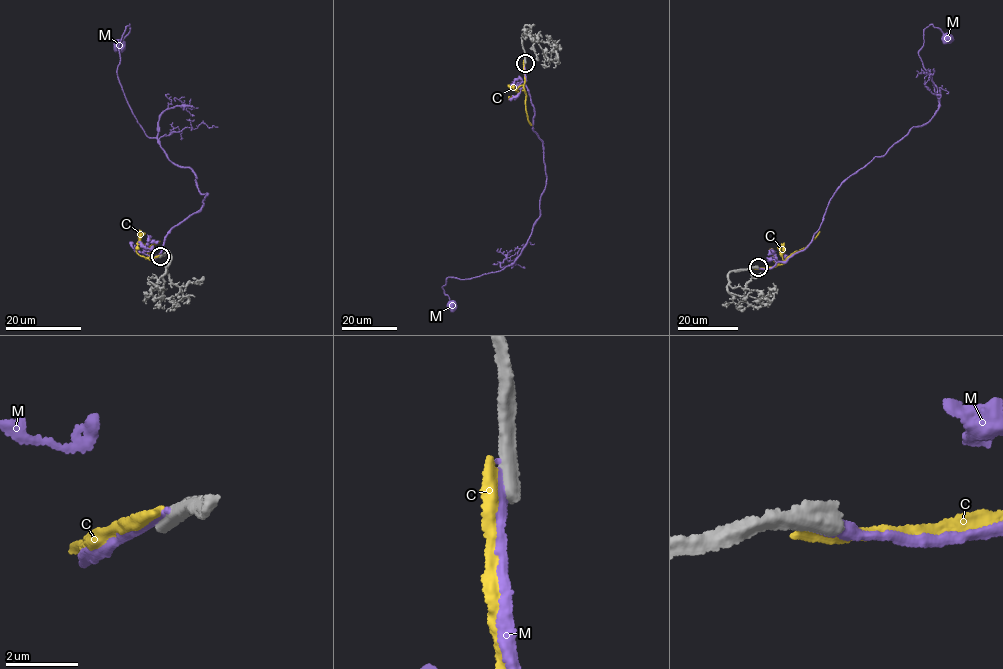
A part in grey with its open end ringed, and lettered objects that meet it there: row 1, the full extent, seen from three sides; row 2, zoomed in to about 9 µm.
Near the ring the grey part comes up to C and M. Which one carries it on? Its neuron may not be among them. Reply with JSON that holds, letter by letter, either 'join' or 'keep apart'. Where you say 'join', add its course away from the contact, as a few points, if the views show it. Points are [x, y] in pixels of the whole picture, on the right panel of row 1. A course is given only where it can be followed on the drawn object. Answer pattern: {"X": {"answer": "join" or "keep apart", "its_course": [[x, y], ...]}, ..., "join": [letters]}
{"C": {"answer": "keep apart"}, "M": {"answer": "keep apart"}, "join": []}

